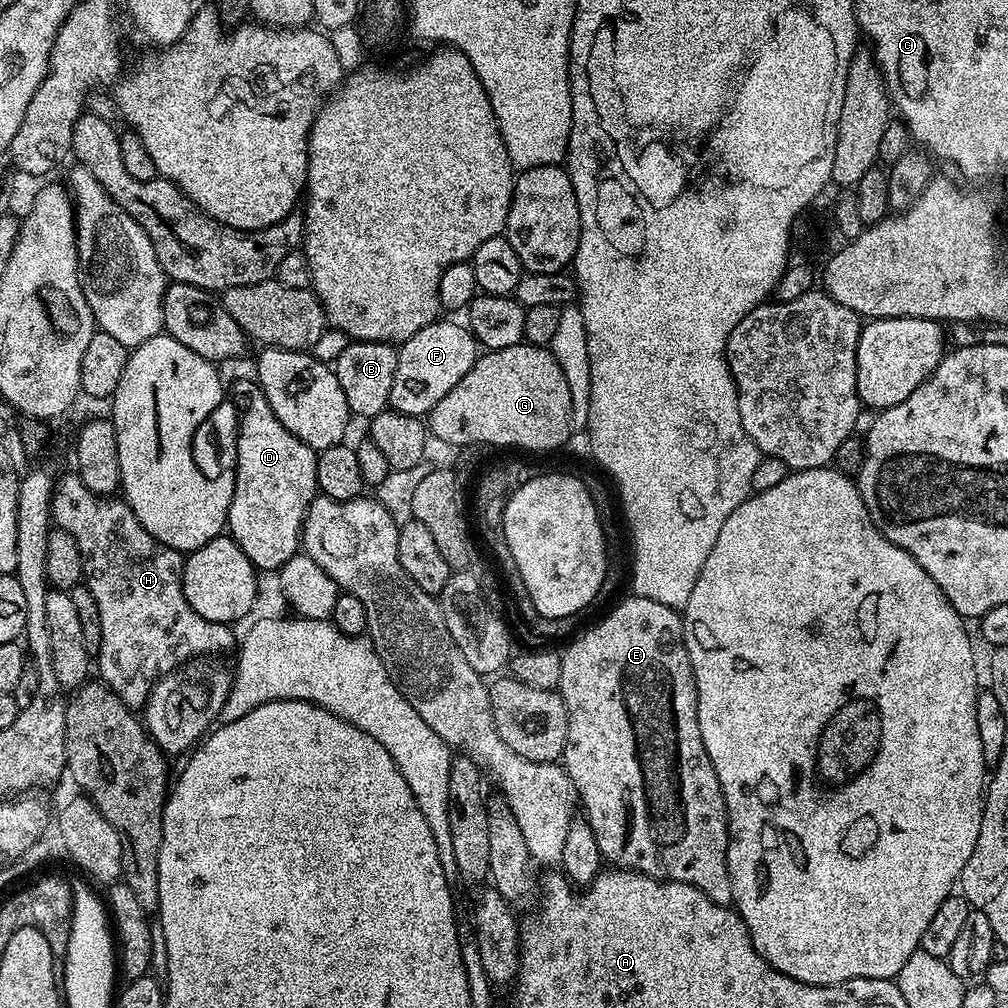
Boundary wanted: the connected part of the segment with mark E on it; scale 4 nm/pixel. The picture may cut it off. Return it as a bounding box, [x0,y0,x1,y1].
[559,594,733,906]

